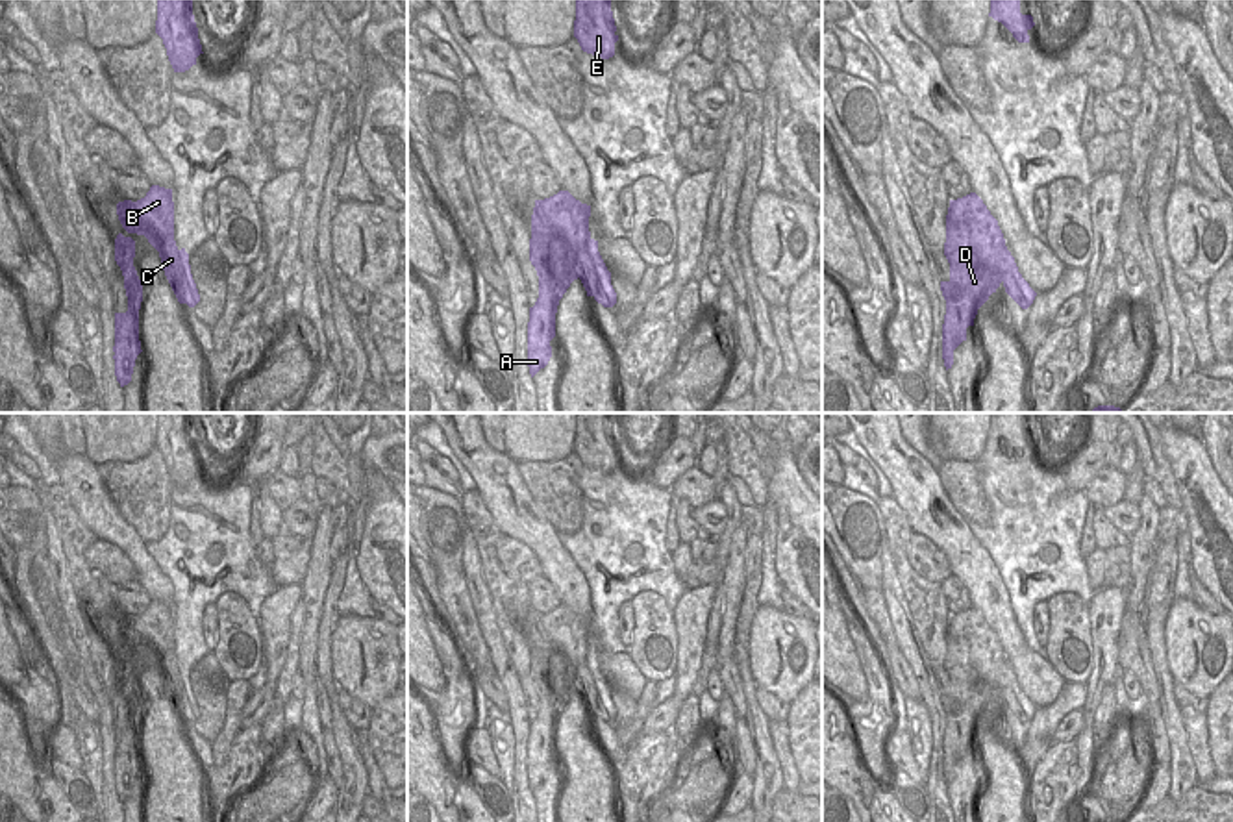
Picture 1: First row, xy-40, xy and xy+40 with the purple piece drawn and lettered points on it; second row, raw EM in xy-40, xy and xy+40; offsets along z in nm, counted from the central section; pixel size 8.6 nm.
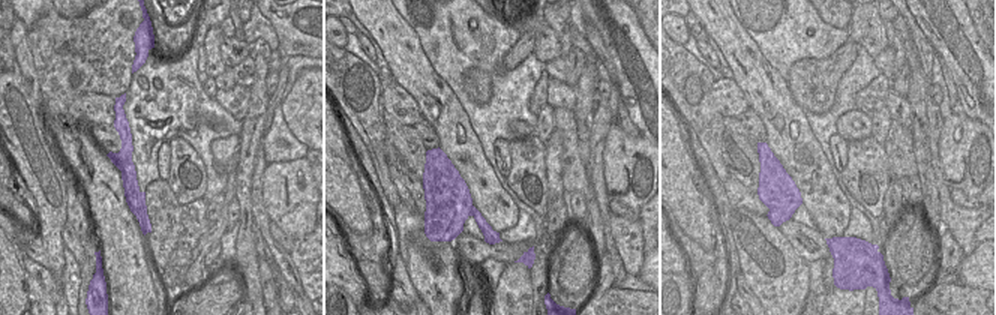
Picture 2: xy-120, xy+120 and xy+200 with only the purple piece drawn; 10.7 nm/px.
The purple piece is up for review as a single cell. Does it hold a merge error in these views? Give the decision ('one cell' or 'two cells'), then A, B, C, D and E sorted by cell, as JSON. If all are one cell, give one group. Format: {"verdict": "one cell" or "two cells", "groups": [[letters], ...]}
{"verdict": "two cells", "groups": [["A", "B", "D", "E"], ["C"]]}

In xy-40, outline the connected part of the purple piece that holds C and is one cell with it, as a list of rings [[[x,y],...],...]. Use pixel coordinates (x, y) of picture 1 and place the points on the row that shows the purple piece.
[[[165,239],[163,246],[165,248],[159,252],[159,257],[163,263],[165,276],[168,280],[178,302],[187,304],[189,307],[194,307],[196,302],[194,302],[191,289],[189,289],[189,283],[185,280],[176,241]]]

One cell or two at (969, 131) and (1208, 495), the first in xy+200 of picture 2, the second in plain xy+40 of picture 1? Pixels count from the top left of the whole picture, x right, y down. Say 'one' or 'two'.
two

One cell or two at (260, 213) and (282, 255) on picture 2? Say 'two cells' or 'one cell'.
one cell

